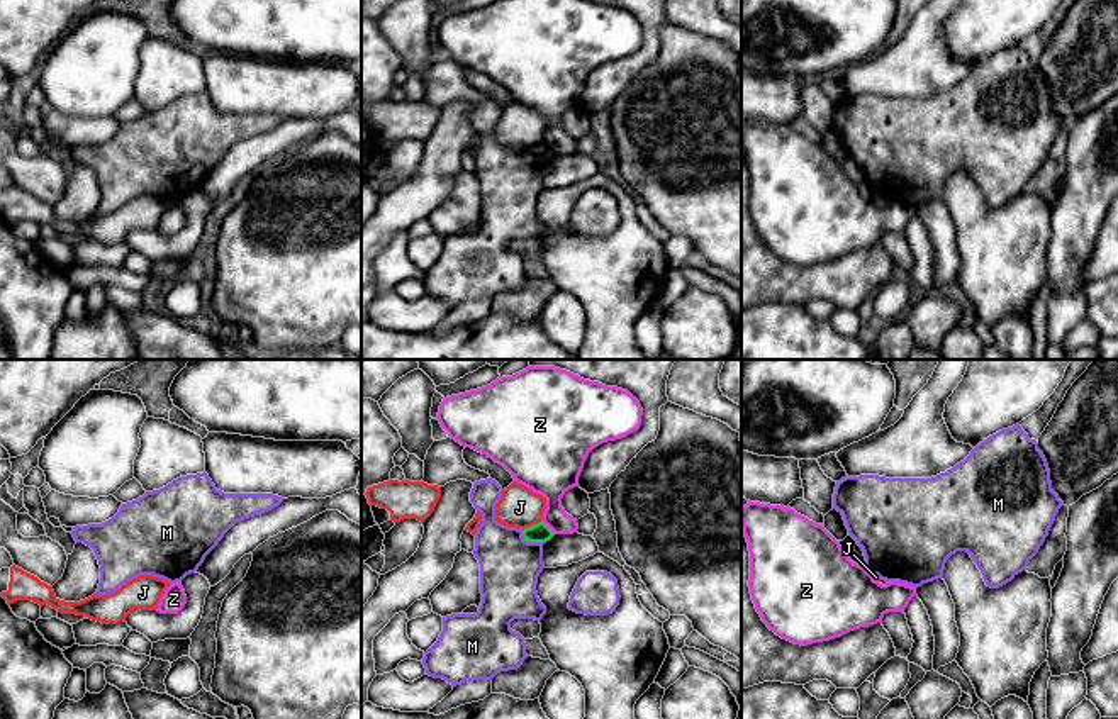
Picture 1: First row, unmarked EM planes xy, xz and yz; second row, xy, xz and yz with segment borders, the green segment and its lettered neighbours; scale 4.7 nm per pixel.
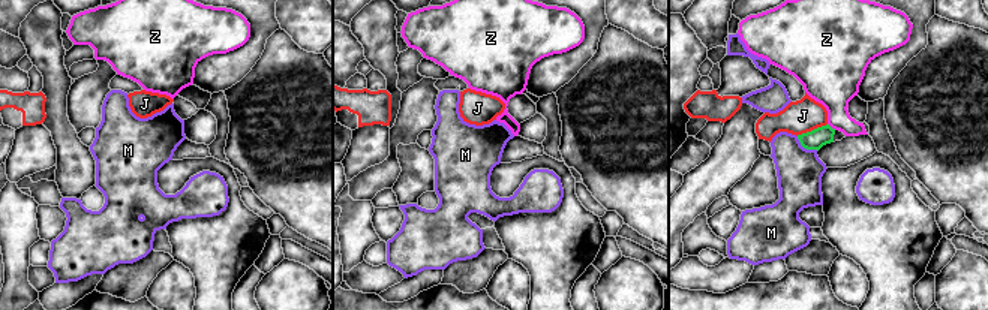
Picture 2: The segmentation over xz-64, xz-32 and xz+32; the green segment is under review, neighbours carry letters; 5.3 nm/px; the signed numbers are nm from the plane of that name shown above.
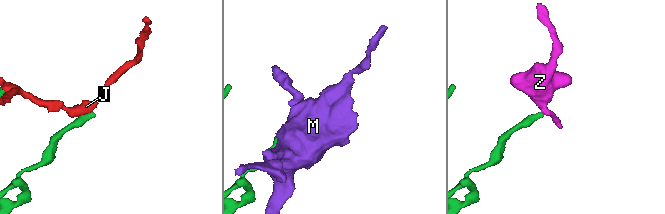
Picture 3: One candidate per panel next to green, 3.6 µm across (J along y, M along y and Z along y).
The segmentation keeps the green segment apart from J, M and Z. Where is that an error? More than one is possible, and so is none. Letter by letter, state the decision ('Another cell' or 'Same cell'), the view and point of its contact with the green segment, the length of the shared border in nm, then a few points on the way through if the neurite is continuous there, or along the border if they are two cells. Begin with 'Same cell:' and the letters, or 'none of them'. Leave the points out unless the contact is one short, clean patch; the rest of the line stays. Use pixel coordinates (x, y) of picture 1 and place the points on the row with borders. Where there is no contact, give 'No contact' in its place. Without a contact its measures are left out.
Same cell: none of them
J: Another cell. Touches green at xz (535, 524). Shared border 100 nm
M: Another cell. Touches green at xz (531, 541). Shared border 130 nm. Boundary: xz (521, 531), (528, 541), (543, 543)
Z: Another cell. Touches green at xz (547, 526). Shared border 90 nm. Boundary: xz (542, 521), (555, 533)

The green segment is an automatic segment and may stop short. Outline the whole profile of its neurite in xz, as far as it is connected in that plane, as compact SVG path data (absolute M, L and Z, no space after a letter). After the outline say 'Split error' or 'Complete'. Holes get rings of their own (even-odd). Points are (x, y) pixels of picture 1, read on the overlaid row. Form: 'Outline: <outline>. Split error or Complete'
Outline: M541 521L523 531L523 538L528 543L546 543L555 536L555 532Z. Complete

